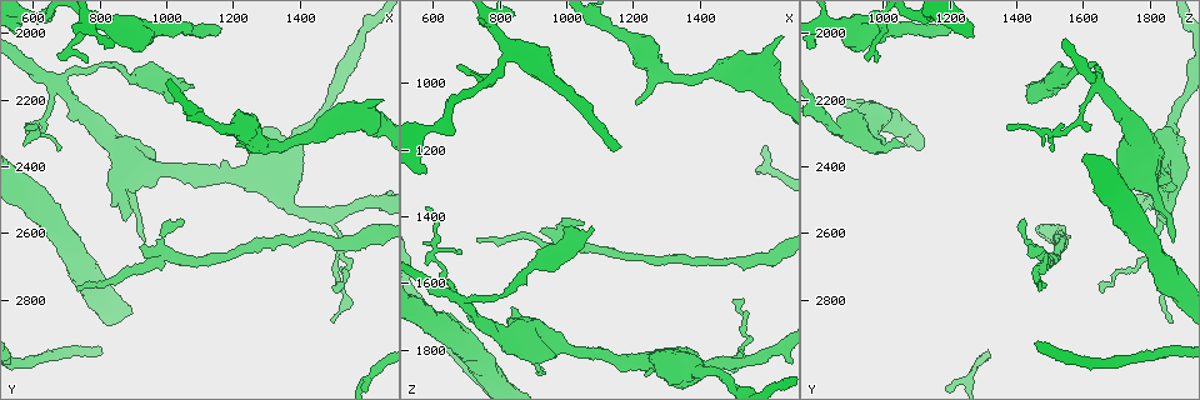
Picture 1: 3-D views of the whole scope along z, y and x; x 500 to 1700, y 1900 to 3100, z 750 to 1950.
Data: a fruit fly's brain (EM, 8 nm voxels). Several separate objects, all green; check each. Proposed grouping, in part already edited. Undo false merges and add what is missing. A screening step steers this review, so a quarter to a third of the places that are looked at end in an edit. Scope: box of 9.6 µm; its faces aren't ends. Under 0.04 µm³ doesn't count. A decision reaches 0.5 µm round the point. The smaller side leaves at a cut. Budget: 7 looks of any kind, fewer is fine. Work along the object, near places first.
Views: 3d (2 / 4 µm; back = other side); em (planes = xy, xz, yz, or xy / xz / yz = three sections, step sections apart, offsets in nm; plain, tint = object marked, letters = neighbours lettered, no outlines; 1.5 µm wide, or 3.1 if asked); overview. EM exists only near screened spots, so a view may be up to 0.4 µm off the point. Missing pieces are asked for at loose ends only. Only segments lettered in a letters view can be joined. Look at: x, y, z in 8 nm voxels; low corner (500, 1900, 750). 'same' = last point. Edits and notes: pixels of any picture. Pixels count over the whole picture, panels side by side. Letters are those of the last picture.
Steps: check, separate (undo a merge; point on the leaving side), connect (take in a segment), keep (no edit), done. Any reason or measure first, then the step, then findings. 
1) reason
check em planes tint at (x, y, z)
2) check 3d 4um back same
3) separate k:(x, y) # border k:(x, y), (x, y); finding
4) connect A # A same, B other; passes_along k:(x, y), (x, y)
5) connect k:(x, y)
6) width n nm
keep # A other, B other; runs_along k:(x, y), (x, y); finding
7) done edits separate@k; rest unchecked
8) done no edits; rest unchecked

an open end
check 3d 4um at (1150, 2000, 1180)

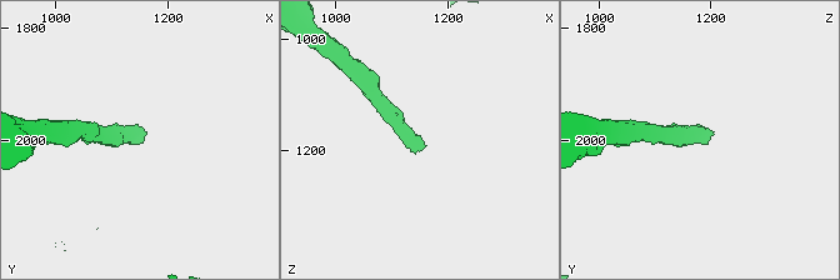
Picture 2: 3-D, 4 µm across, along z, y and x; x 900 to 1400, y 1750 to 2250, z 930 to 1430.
shape alone is not enough
check em yz step 4 tint at (1160, 2005, 1195)

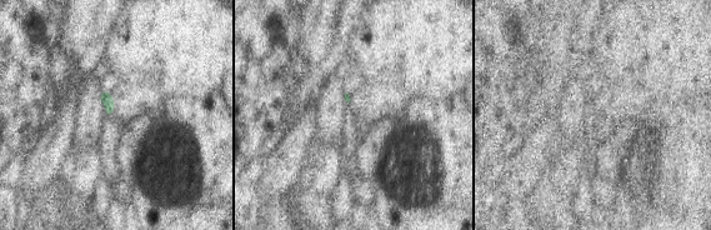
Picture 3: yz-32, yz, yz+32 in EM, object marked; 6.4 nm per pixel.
cut it another way
check em planes letters same

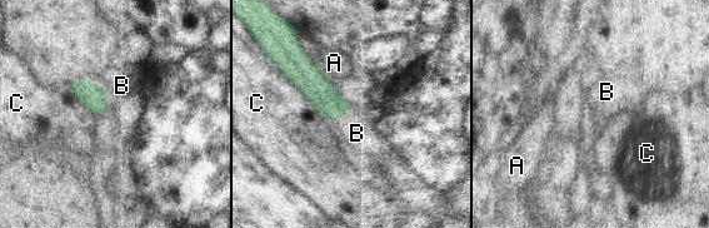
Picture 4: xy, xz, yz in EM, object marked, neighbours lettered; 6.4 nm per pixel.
longest_contact C 480 nm
connect B # A other, B same, C other; it goes on there

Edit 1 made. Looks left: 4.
check overview

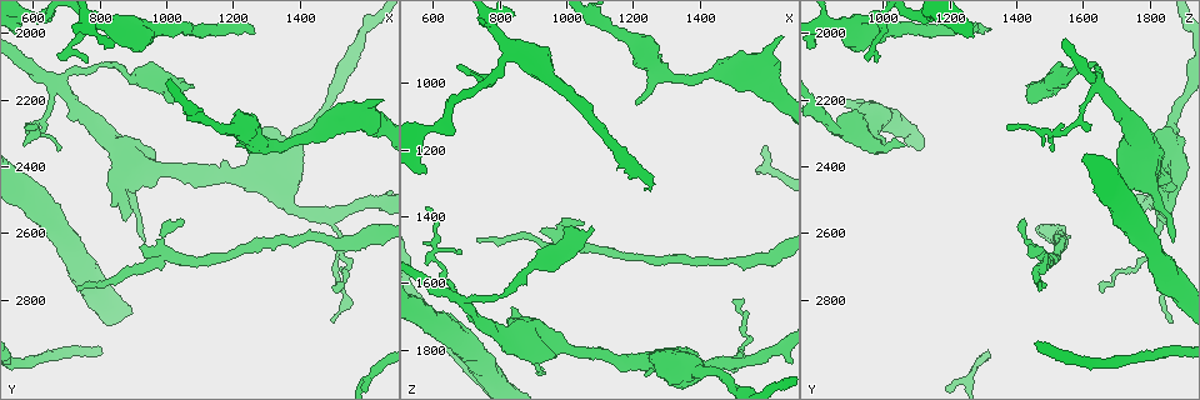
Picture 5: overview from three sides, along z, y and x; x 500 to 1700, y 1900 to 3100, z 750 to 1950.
check em planes tint at (1010, 2210, 1440)

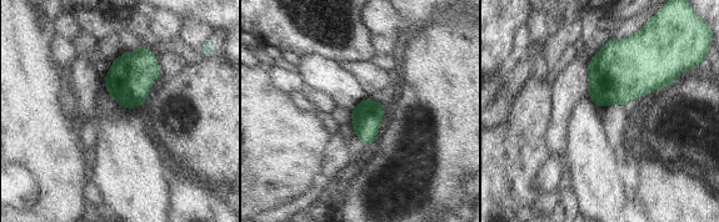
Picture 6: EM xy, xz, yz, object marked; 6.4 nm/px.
check em planes letters same

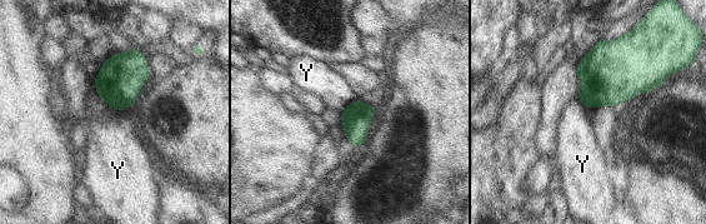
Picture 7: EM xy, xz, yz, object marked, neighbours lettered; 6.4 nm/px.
keep # Y other; border 7:(356, 98), (340, 113); none of them fits

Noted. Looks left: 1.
done edits connect@4; rest unchecked

